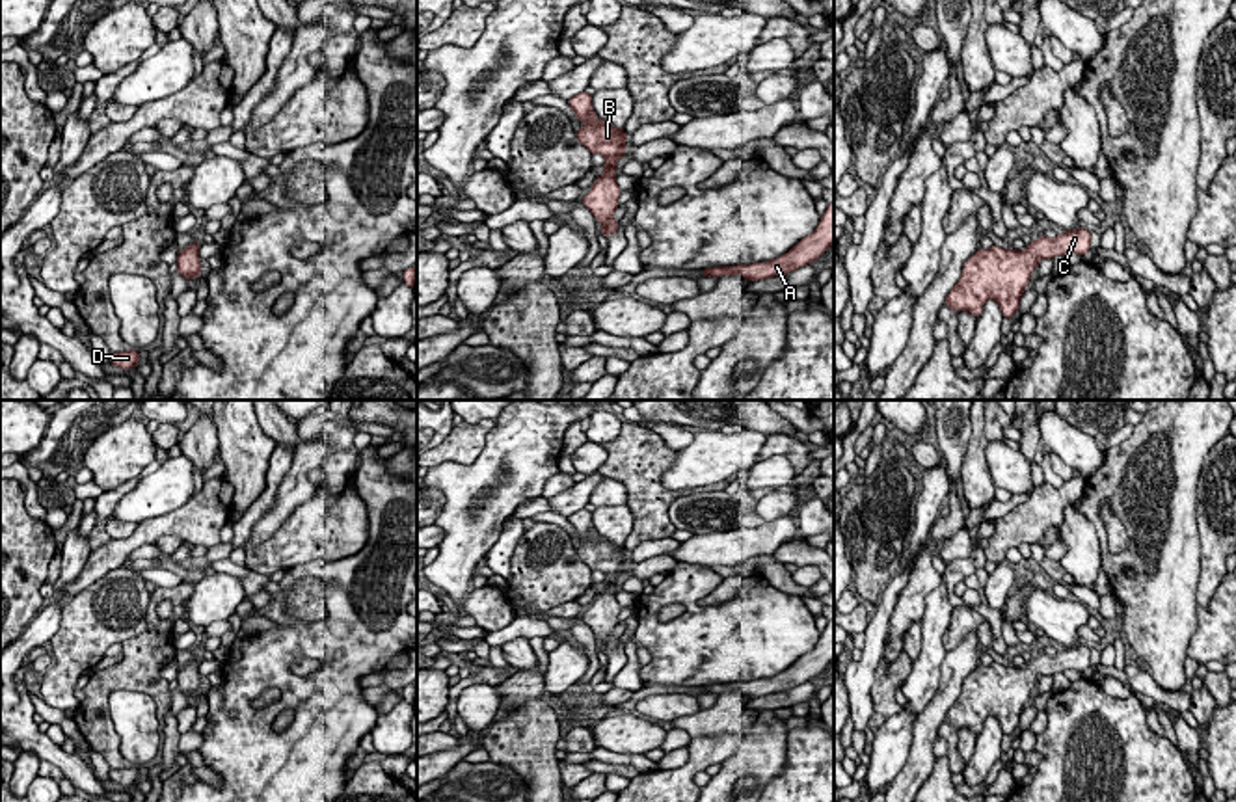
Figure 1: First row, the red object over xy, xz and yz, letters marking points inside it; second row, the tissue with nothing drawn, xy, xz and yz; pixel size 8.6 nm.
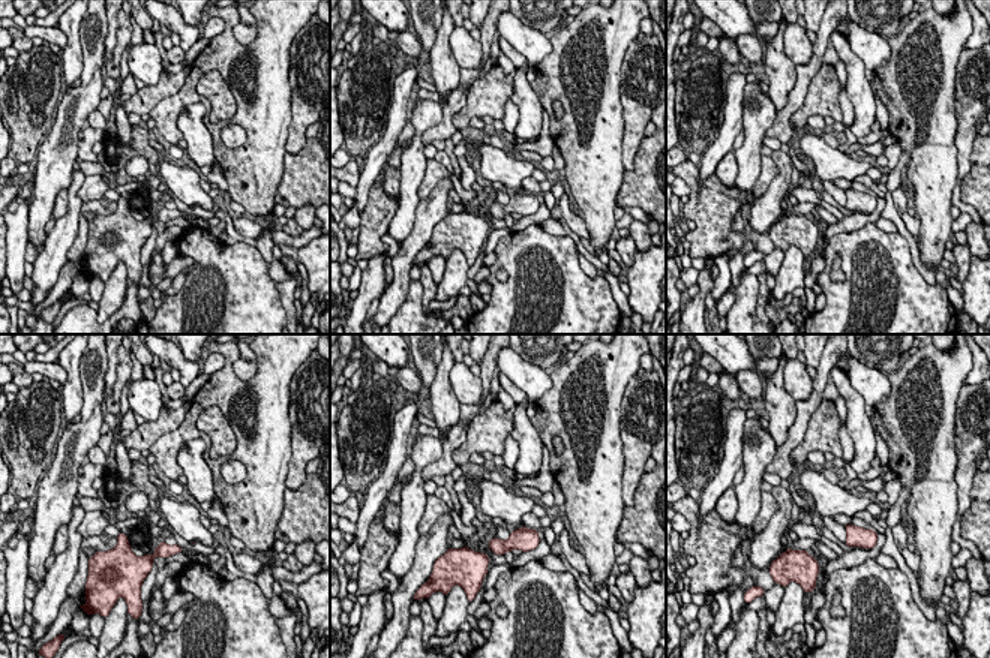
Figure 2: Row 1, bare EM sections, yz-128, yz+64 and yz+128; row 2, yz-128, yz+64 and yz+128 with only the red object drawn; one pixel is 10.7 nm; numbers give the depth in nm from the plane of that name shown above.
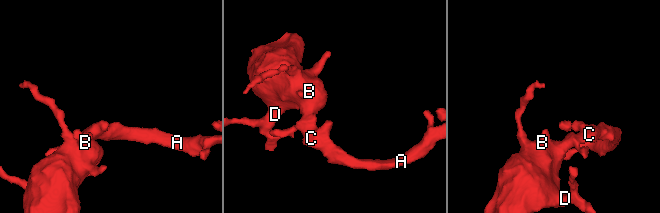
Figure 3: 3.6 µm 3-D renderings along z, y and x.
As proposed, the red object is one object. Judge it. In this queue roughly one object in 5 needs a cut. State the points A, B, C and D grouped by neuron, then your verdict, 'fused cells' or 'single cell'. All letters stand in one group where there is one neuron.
A B C D | single cell

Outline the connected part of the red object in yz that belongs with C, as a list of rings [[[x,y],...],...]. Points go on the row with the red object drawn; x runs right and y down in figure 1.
[[[1085,227],[1065,231],[1055,238],[1041,234],[1024,251],[1000,246],[979,247],[962,264],[961,279],[946,296],[944,305],[979,318],[985,301],[992,298],[1001,307],[1003,318],[1011,318],[1018,311],[1031,272],[1041,261],[1065,253],[1085,255],[1089,247],[1091,233]]]

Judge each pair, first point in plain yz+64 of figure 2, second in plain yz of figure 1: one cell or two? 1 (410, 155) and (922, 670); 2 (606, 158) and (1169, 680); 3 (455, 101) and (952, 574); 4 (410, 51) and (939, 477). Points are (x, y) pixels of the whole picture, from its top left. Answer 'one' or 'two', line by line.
1: one
2: one
3: one
4: two

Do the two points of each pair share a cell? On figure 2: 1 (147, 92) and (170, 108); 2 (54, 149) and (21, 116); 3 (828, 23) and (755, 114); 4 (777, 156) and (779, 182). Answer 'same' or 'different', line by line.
1: different
2: different
3: different
4: same

